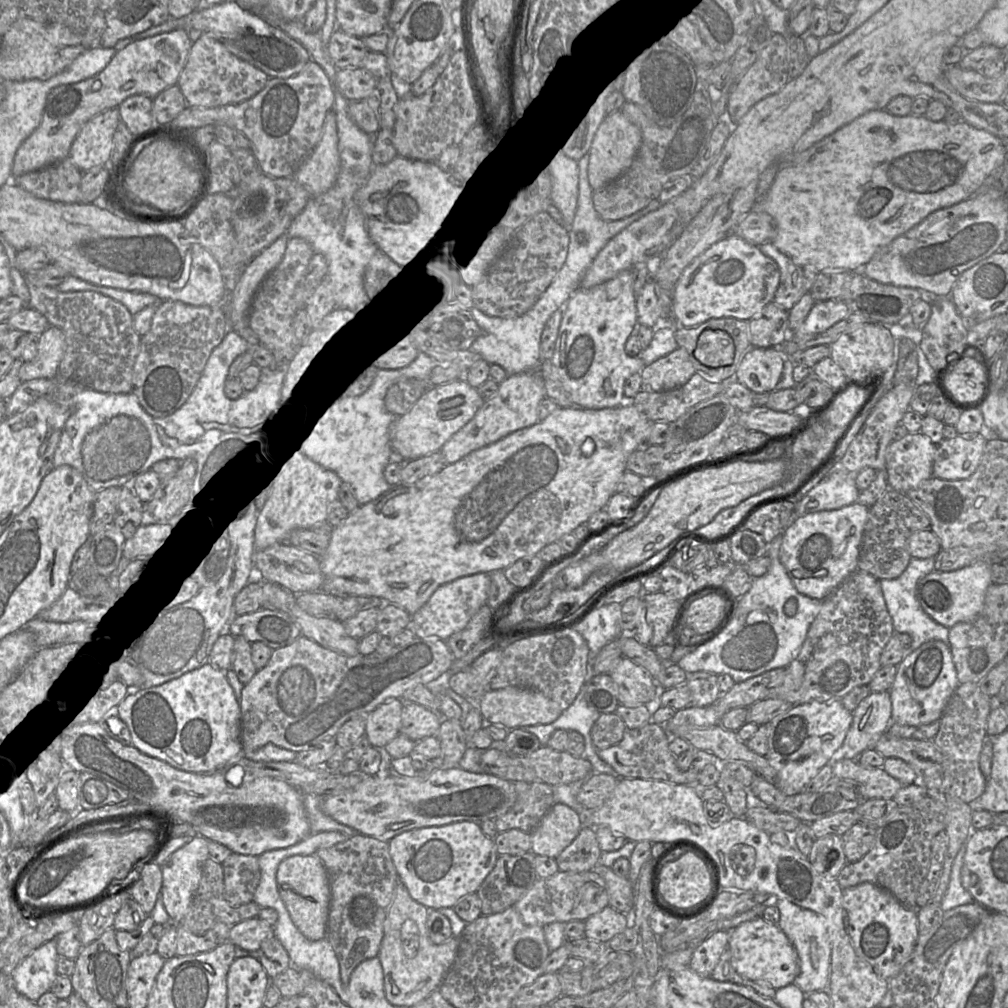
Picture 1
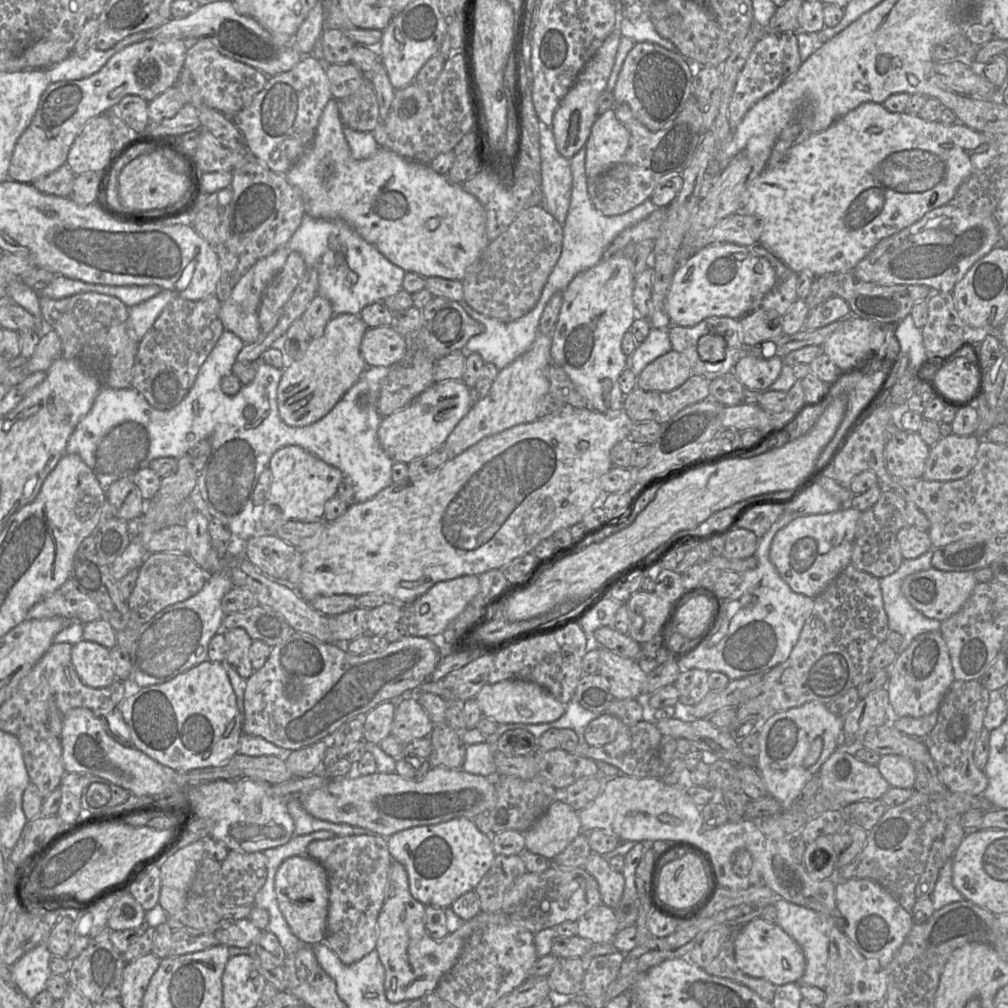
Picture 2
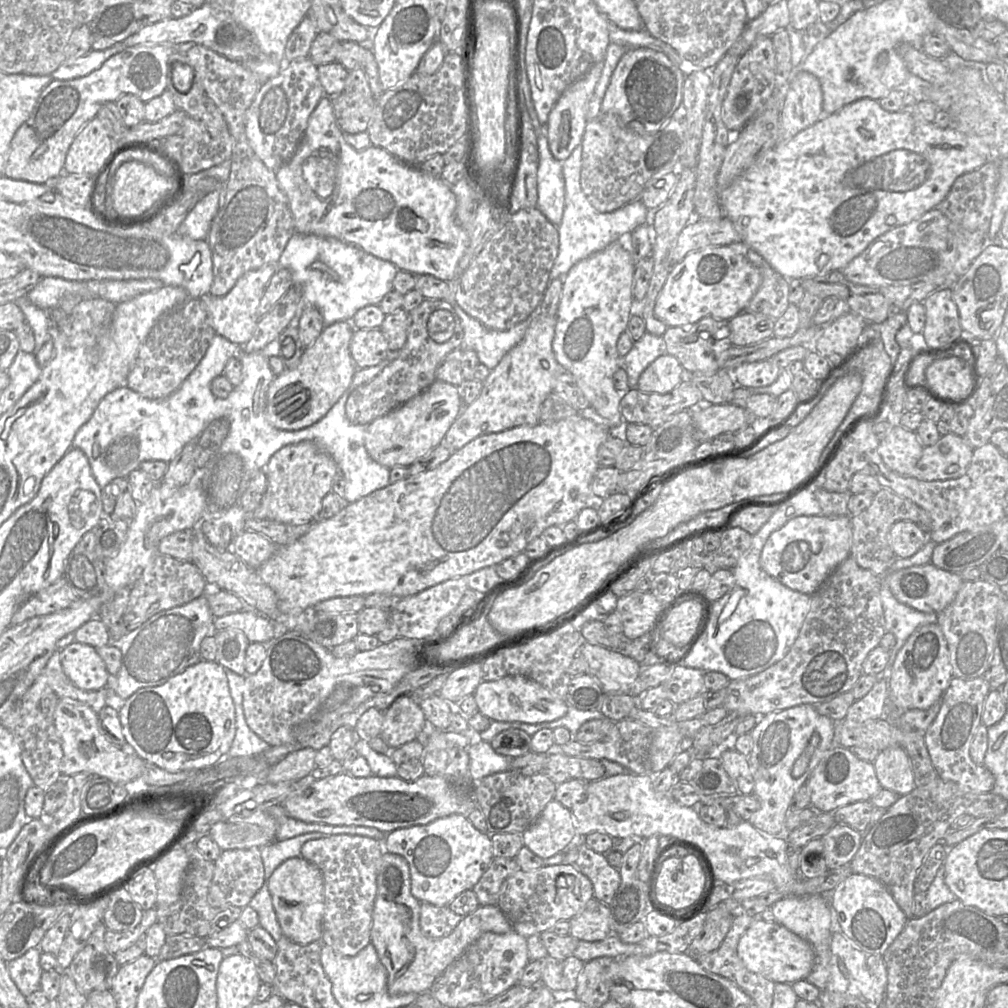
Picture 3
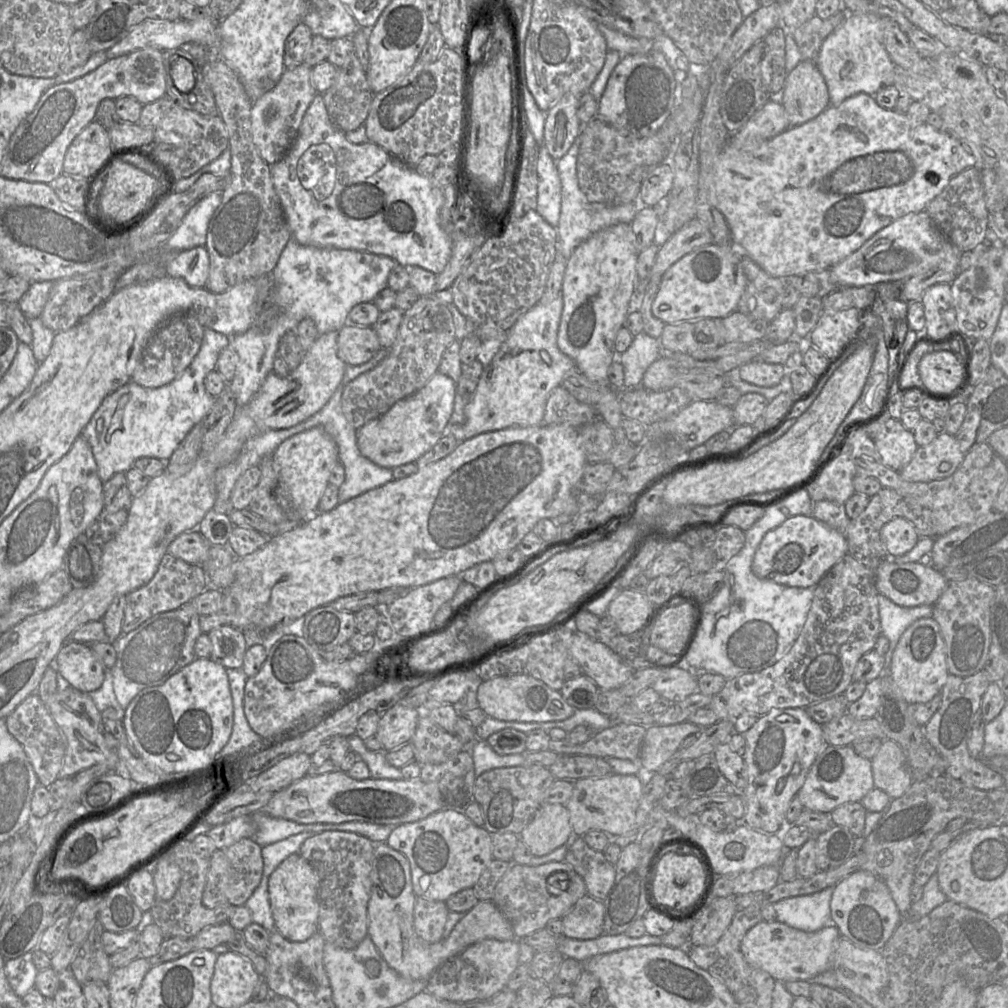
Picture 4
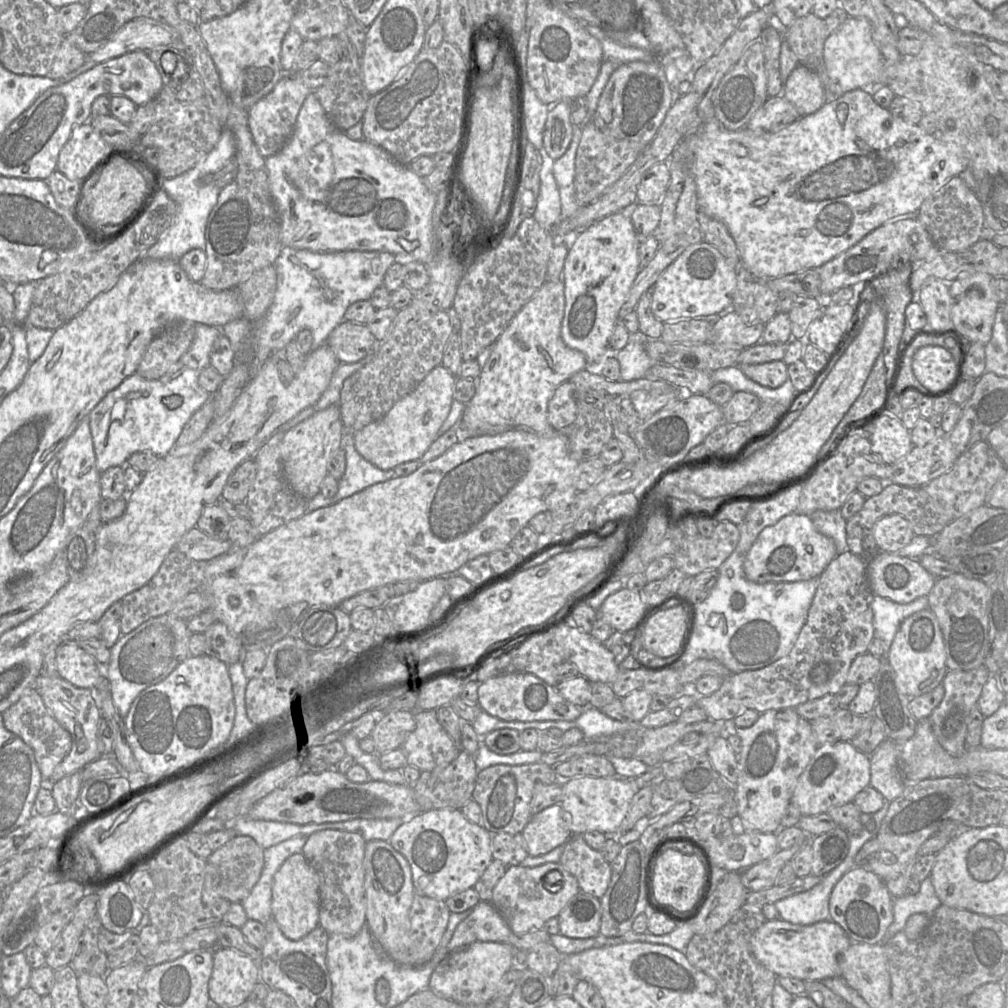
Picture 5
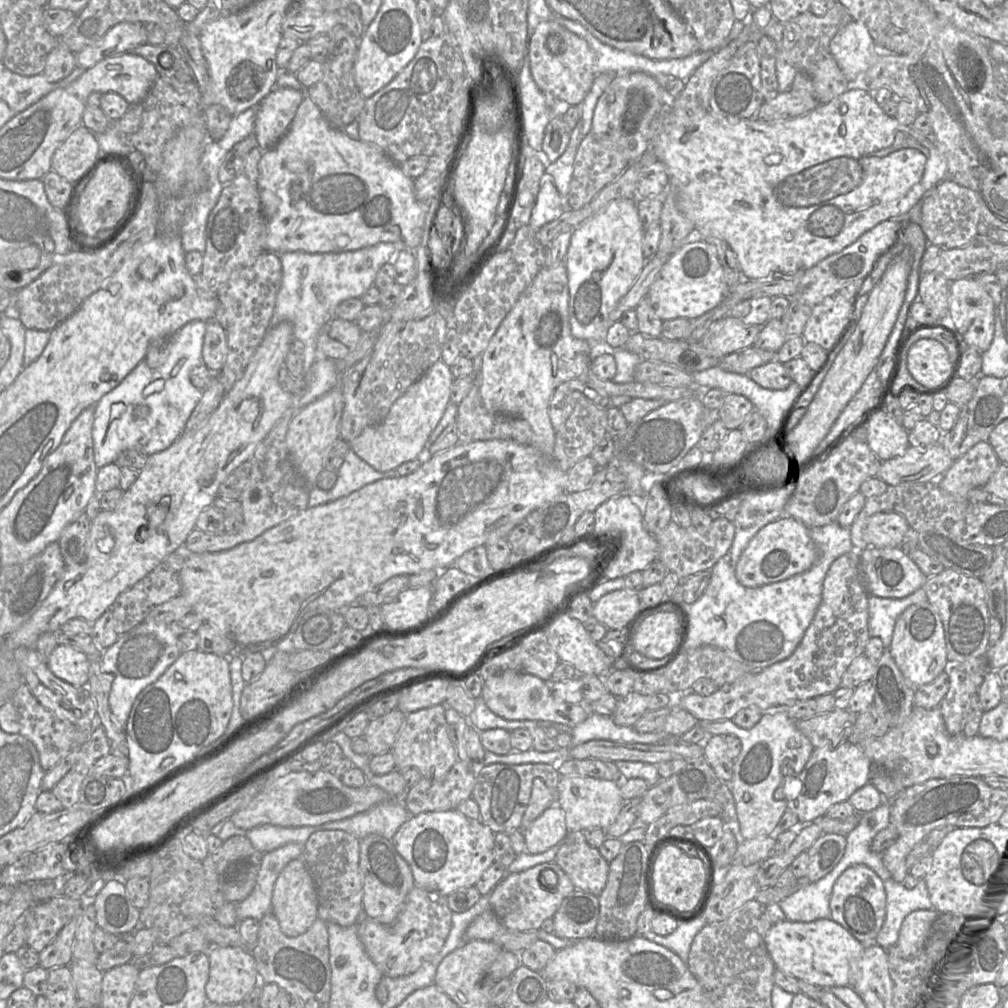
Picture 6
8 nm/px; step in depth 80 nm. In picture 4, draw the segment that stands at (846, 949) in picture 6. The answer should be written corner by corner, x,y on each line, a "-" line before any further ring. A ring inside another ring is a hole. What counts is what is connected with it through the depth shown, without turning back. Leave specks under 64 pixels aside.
762,920
753,926
744,936
741,942
741,952
748,964
754,968
767,972
776,981
810,981
816,975
828,969
833,969
833,955
836,949
836,942
840,936
841,934
837,927
825,926
815,932
805,932
792,928
779,921
767,922

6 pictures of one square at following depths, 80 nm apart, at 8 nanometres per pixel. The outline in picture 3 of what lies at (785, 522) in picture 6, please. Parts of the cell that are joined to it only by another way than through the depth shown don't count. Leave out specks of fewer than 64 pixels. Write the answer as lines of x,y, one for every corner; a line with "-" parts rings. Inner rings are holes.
849,514
837,517
824,515
798,516
789,520
768,537
760,554
760,566
770,576
792,590
813,594
825,579
850,556
852,525

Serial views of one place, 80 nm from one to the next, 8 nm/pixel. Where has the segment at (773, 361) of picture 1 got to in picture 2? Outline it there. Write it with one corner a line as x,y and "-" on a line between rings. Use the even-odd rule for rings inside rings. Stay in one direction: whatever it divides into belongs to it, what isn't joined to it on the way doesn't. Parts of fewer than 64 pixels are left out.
742,355
733,368
733,373
745,387
760,392
766,391
777,380
783,366
780,357
771,359

